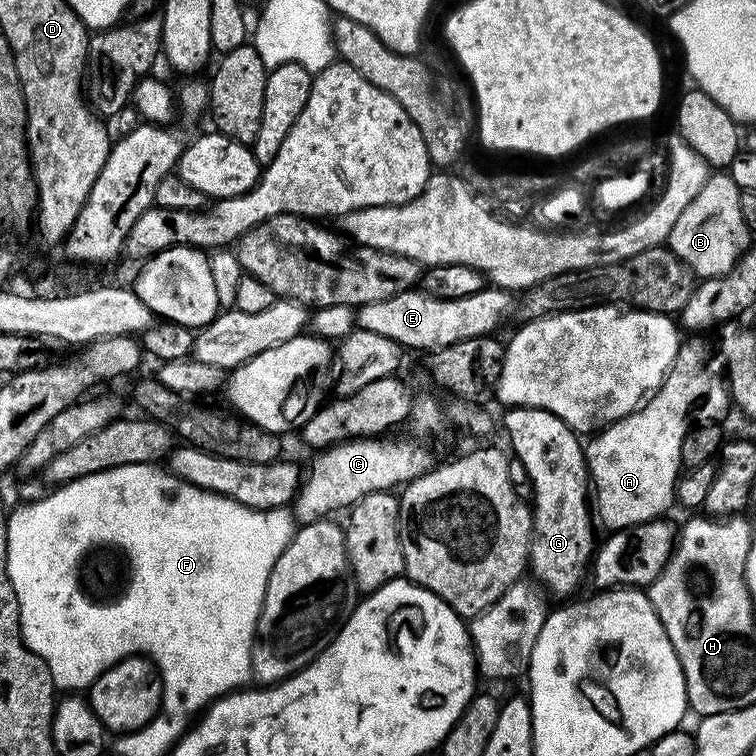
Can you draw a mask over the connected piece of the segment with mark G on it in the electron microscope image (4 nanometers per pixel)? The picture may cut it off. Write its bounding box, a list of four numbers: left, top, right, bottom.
[502,407,598,596]

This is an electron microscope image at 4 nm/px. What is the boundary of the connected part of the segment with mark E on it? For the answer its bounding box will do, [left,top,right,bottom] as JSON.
[358,286,514,350]

